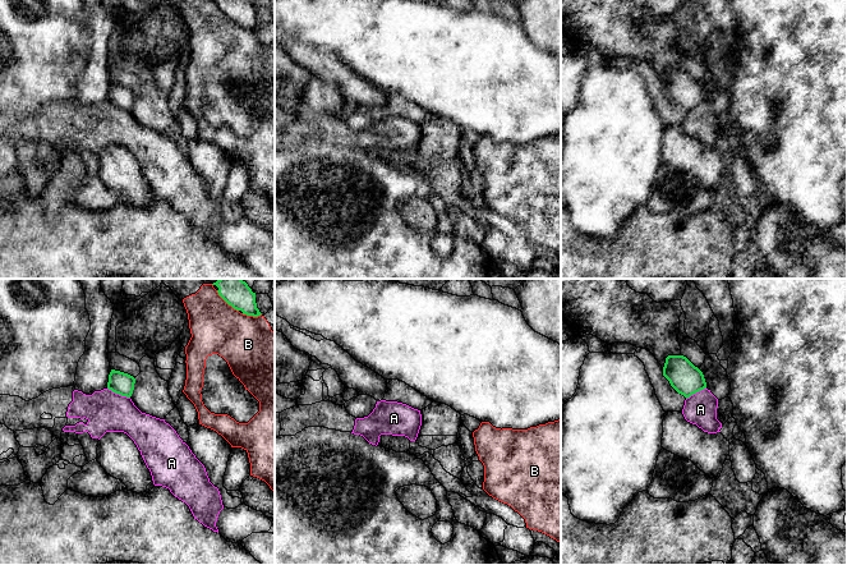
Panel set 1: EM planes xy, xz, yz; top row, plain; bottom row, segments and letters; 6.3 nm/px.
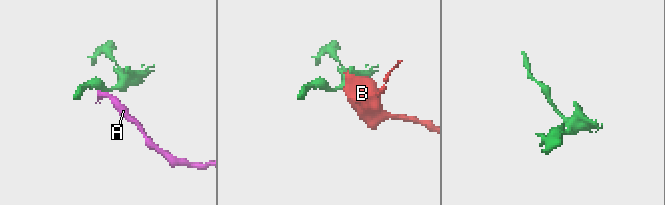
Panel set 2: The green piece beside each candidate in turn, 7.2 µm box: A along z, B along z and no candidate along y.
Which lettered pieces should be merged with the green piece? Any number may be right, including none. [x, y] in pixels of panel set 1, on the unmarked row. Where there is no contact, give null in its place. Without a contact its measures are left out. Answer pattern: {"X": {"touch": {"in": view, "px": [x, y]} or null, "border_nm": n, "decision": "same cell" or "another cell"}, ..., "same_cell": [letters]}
{"A": {"touch": {"in": "xy", "px": [119, 108]}, "border_nm": 160, "decision": "another cell"}, "B": {"touch": {"in": "xy", "px": [226, 15]}, "border_nm": 190, "decision": "another cell"}, "same_cell": []}

